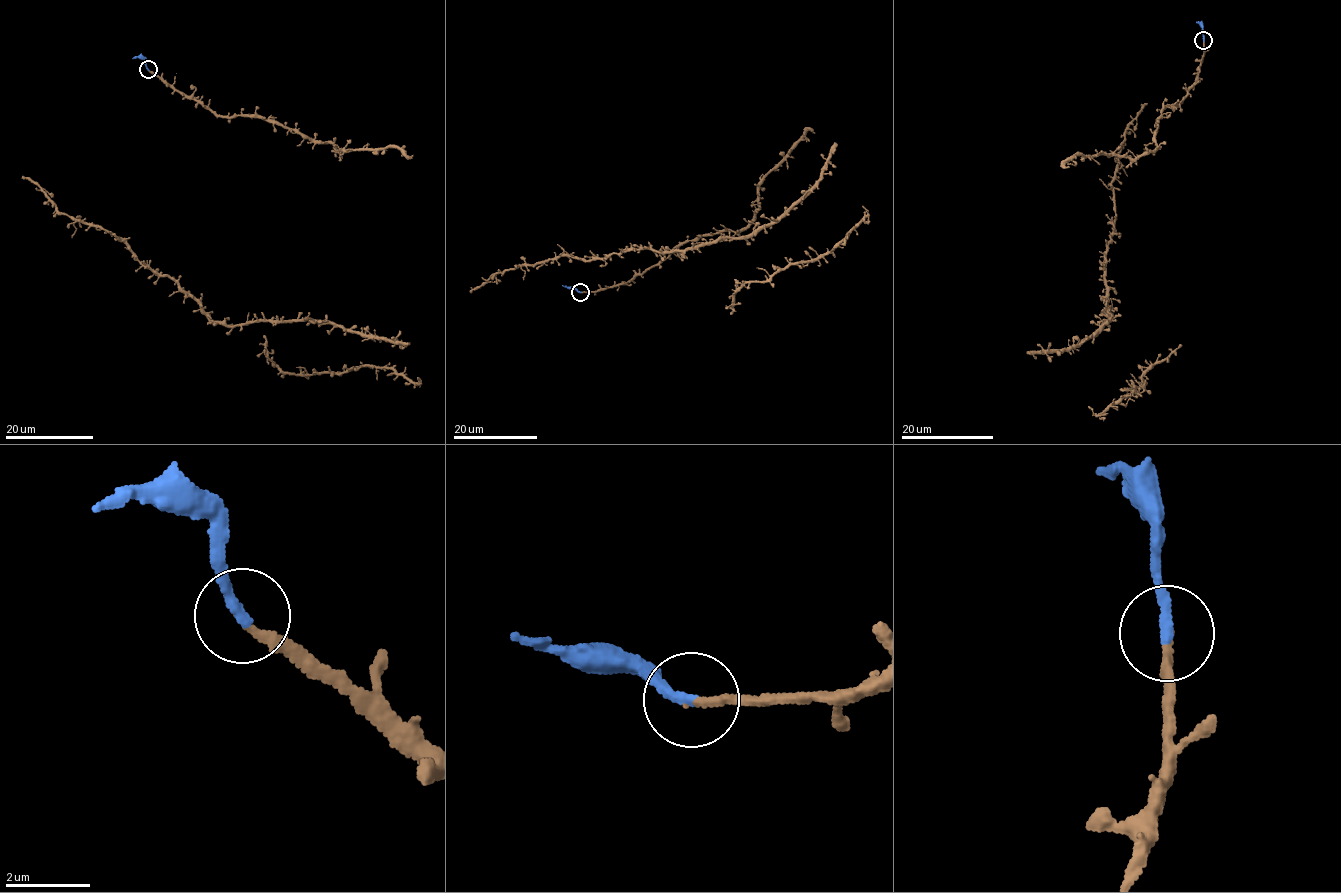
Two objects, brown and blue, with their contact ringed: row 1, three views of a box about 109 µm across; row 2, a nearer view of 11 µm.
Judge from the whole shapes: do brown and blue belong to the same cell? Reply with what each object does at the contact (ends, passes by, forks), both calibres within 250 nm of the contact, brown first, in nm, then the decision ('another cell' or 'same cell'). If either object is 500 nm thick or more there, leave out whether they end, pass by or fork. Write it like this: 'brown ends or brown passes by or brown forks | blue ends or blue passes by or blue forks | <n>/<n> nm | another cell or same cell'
brown ends | blue ends | 160/280 nm | same cell

